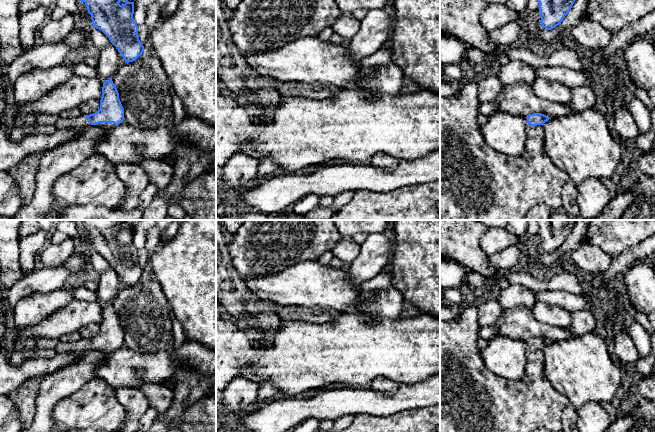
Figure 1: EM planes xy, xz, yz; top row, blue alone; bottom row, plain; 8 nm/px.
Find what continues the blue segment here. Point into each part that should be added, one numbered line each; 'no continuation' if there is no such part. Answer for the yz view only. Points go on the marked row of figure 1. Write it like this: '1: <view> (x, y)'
1: yz (534, 145)

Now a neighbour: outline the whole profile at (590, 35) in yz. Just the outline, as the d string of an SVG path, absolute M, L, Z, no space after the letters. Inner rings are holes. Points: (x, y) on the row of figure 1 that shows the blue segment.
M587 18L572 27L570 34L579 46L588 51L605 49L613 36L611 31Z

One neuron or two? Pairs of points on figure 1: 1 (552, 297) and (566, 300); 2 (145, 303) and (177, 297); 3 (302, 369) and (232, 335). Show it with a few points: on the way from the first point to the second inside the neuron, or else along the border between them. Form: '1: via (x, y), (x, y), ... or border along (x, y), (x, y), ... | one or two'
1: via (555, 297), (563, 299) | one
2: border along (156, 278), (171, 308) | two
3: via (285, 364), (265, 364), (249, 352) | one

